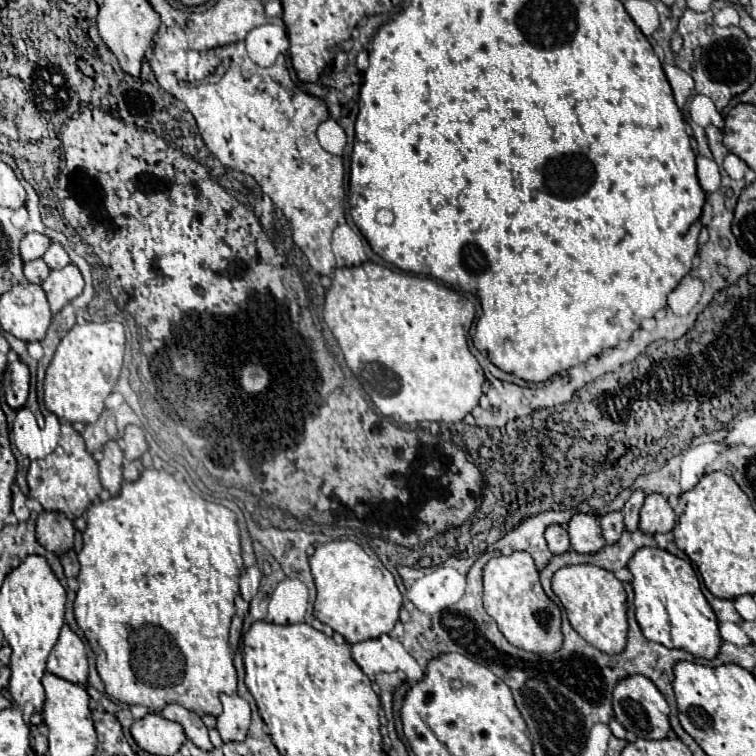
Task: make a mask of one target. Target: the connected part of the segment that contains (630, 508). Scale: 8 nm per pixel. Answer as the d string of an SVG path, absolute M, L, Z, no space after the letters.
M635 490L635 492L631 494L631 498L625 502L625 508L621 510L623 516L625 516L625 528L627 528L629 532L637 530L637 526L639 526L639 512L641 512L643 500L645 500L643 490Z

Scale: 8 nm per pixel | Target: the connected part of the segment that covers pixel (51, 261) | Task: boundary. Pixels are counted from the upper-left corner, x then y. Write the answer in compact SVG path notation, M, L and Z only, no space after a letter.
M51 242L49 250L43 254L43 260L47 262L47 266L51 270L53 268L63 268L63 266L67 266L71 262L69 256L67 256L67 252L65 252L65 248L59 242Z

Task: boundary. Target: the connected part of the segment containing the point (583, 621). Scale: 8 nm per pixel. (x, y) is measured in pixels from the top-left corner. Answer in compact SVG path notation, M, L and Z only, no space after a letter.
M577 564L559 568L551 580L555 596L559 596L567 618L579 636L583 636L589 644L599 648L605 654L617 654L625 648L627 642L627 606L625 606L625 590L623 584L605 568L593 564Z

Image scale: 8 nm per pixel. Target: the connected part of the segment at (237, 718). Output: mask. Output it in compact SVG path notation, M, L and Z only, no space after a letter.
M221 694L219 698L223 704L223 712L217 716L217 730L223 742L243 740L251 722L249 704L239 694Z

